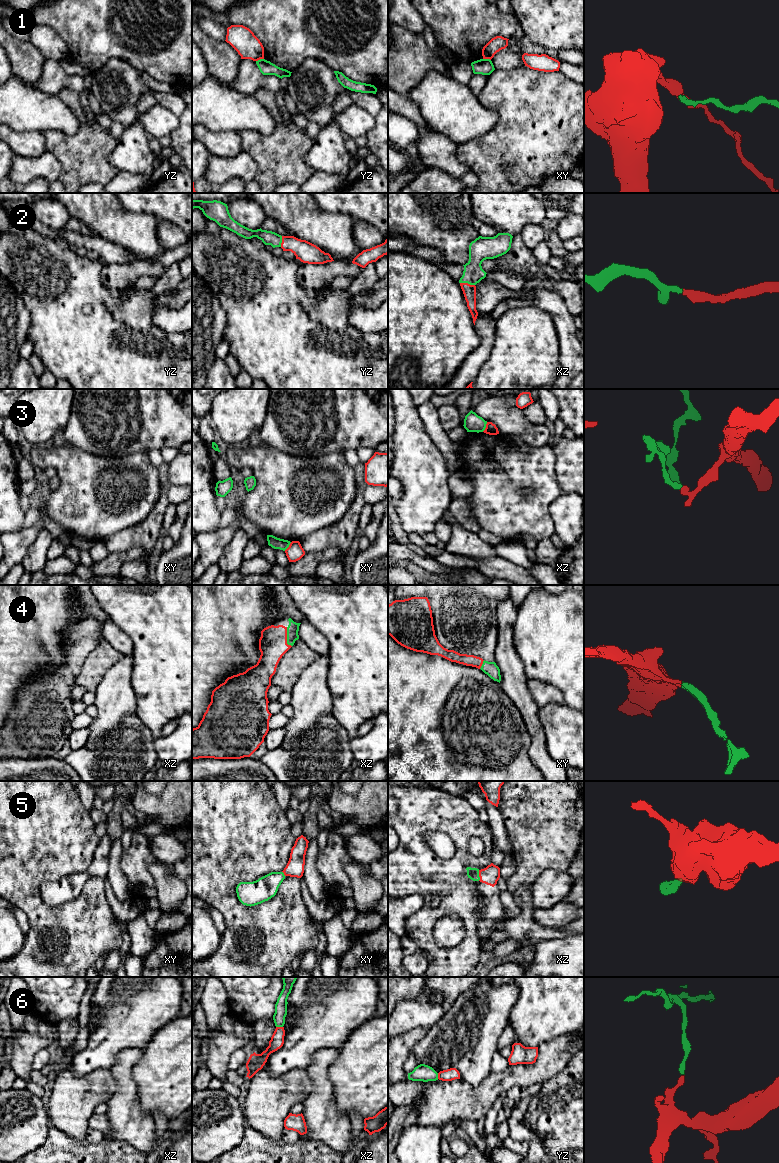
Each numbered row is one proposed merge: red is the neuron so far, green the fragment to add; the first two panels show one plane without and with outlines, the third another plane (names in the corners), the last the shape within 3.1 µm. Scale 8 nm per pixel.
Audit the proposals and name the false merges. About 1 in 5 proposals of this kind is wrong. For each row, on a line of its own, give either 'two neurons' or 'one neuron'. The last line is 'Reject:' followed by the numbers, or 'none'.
1: two neurons
2: one neuron
3: two neurons
4: one neuron
5: one neuron
6: one neuron
Reject: 1, 3

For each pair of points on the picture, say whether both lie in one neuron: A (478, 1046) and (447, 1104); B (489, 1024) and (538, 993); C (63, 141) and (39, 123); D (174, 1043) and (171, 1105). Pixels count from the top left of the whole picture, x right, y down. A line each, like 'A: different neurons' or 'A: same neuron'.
A: different neurons
B: different neurons
C: different neurons
D: same neuron

